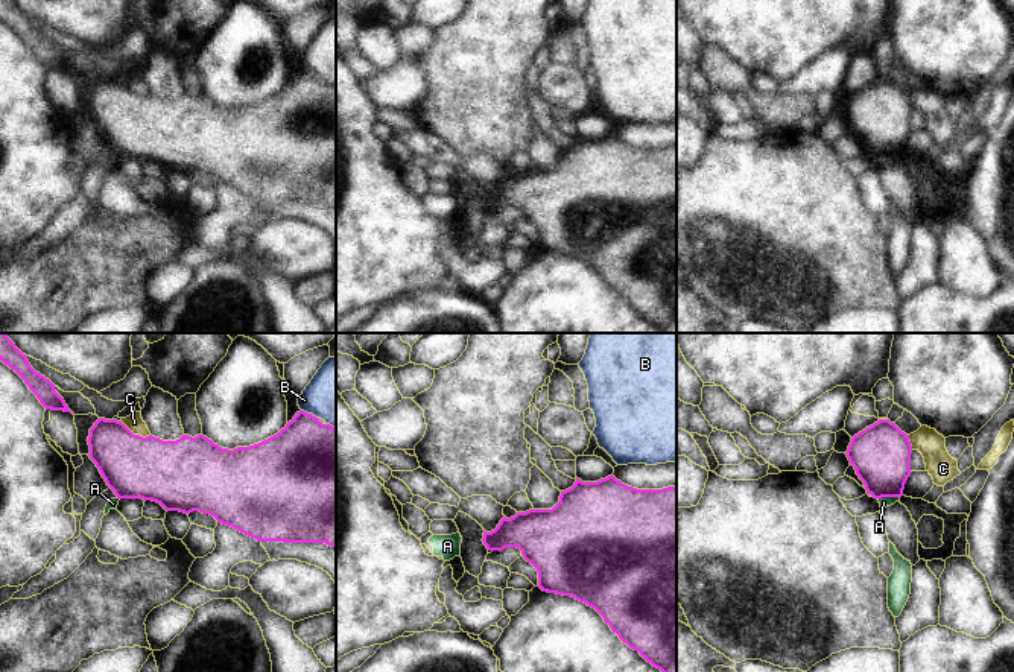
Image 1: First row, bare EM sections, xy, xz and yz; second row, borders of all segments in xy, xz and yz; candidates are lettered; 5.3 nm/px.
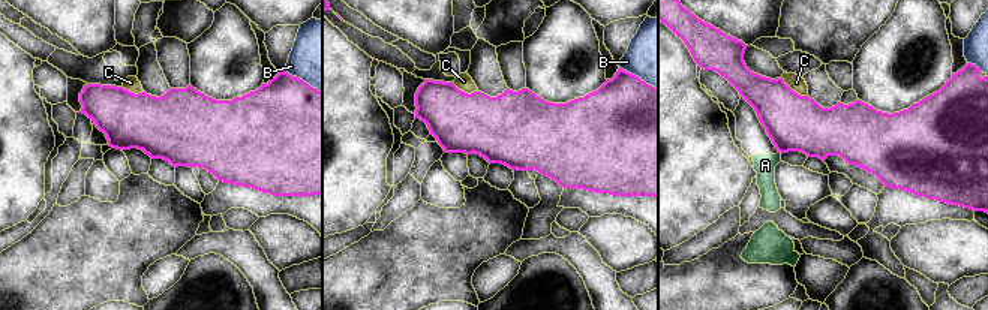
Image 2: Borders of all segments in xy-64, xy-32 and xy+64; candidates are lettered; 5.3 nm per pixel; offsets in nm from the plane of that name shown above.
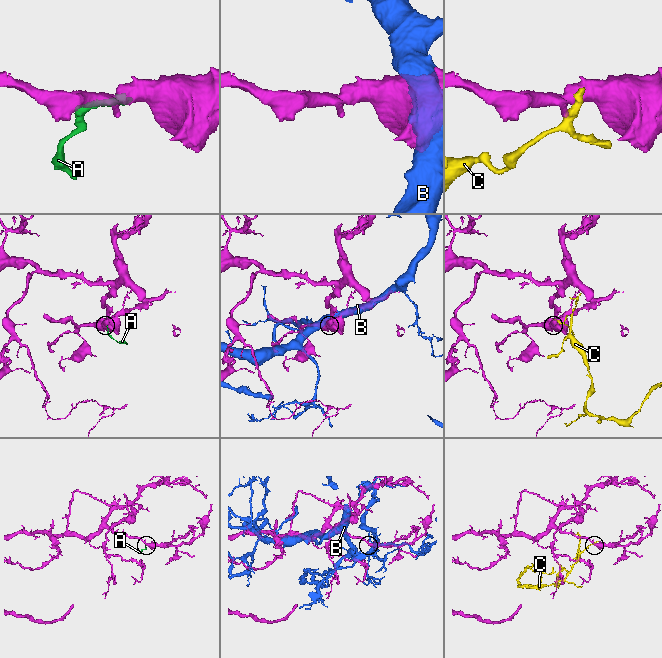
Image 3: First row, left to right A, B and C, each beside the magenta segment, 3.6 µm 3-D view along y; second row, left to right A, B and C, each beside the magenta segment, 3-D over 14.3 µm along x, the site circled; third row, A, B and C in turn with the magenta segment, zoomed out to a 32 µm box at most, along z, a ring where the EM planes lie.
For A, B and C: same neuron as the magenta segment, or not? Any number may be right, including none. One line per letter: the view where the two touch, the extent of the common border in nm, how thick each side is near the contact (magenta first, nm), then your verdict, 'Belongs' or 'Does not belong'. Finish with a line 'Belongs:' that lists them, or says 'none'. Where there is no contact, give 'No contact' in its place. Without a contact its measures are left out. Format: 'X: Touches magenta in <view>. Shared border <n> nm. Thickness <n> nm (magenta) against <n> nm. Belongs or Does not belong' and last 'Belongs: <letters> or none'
A: Touches magenta in yz. Shared border 120 nm. Thickness 320 nm (magenta) against 50 nm. Does not belong
B: Touches magenta in xy. Shared border 110 nm. Thickness 440 nm (magenta) against 300 nm. Does not belong
C: Touches magenta in xy. Shared border 180 nm. Thickness 340 nm (magenta) against 90 nm. Does not belong
Belongs: none.

